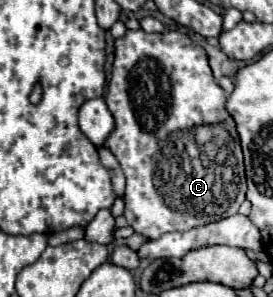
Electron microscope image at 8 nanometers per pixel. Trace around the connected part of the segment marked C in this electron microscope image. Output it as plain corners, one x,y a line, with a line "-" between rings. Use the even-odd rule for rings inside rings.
127,30
123,38
115,40
115,62
105,102
113,112
117,124
111,136
107,138
105,146
115,154
127,176
125,218
135,232
155,240
167,232
191,230
195,226
203,226
237,214
247,192
239,136
233,118
225,110
227,96
211,74
205,50
193,44
187,34
175,30
167,34
147,34
143,30
-
199,126
213,126
219,132
223,132
225,152
215,152
213,160
209,152
189,154
185,146
189,140
195,138
191,138
187,132

